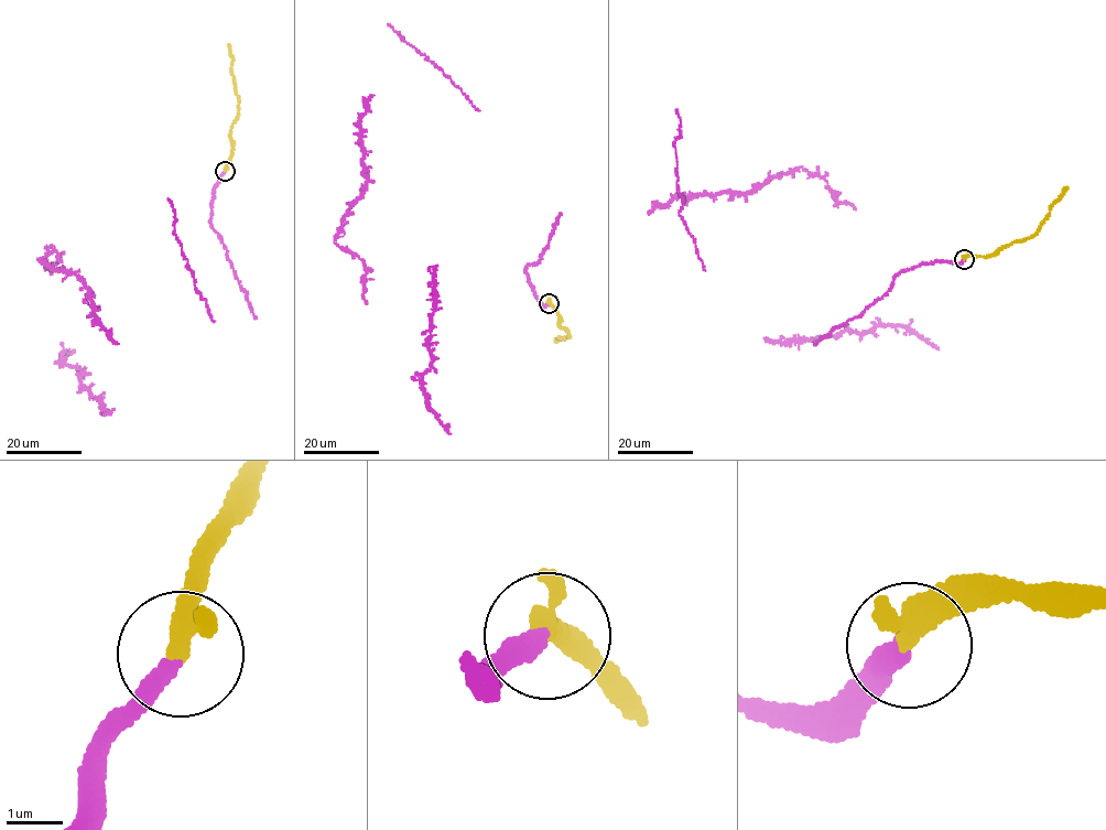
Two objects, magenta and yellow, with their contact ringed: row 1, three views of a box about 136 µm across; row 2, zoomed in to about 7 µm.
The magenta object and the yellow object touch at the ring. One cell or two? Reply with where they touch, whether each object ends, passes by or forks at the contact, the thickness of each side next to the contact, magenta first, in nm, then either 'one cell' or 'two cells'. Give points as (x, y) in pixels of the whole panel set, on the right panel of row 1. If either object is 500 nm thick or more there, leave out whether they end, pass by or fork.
at (964, 259); magenta ends there; yellow passes by; 300 nm thick on the magenta side, 300 nm on the other; one cell

